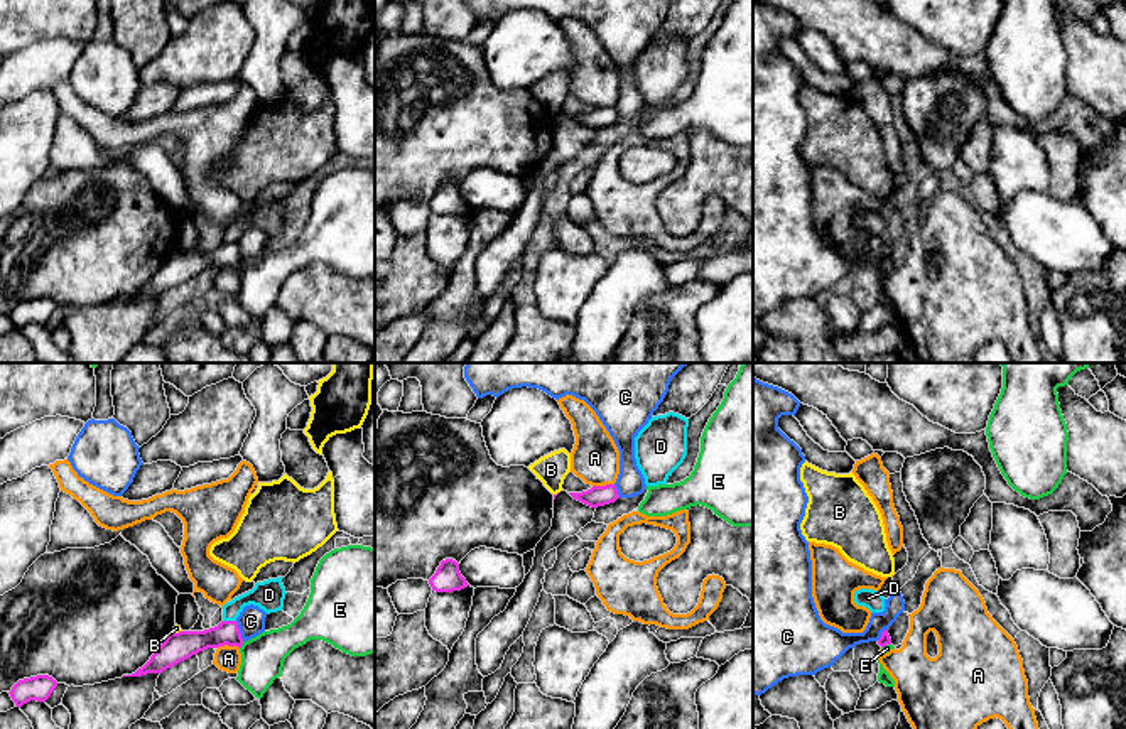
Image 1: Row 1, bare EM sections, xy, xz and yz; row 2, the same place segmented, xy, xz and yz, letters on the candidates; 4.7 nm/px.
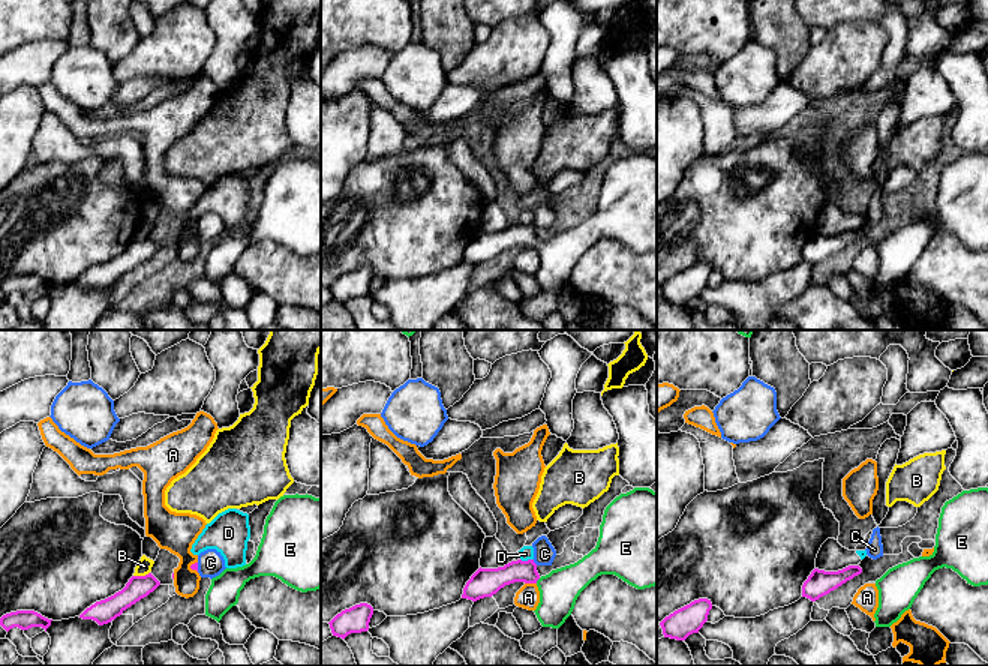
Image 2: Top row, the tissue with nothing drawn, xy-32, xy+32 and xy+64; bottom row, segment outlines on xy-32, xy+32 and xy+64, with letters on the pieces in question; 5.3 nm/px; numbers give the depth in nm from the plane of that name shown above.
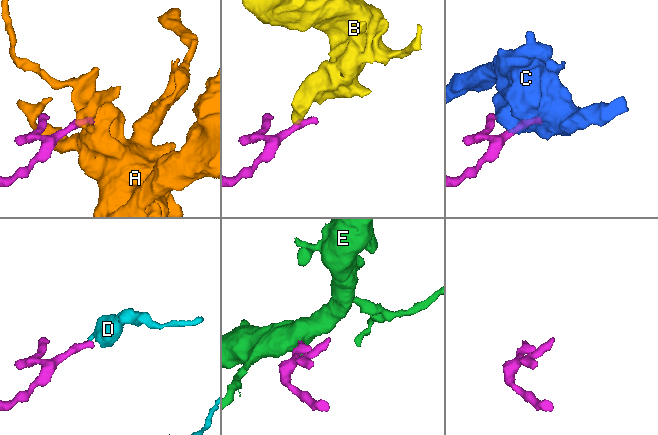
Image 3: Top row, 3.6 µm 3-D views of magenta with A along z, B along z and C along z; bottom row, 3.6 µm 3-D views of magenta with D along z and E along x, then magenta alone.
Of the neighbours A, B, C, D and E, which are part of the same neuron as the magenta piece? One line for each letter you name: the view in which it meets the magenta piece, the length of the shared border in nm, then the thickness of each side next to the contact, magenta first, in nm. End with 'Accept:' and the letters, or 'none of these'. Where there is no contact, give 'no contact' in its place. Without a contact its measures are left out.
E: xy | 40 nm | 120/200 nm
Accept: E

